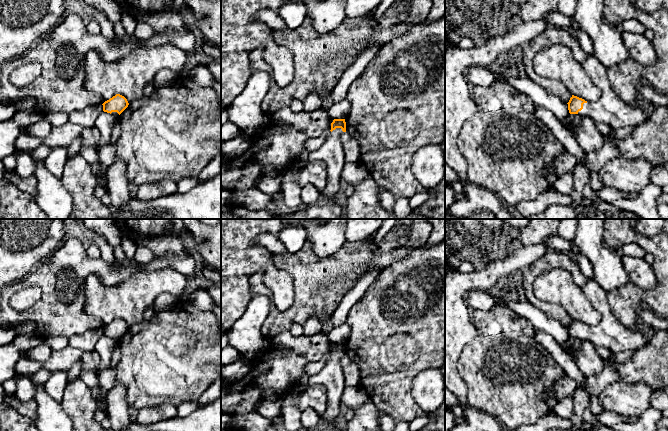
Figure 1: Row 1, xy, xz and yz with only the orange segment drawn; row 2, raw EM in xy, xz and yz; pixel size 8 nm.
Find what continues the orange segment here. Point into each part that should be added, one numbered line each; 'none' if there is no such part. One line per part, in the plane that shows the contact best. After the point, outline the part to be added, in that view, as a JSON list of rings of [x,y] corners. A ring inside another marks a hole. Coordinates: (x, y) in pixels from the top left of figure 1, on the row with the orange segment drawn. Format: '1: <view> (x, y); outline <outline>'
1: yz (608, 108); outline [[[573,17],[572,20],[574,21],[572,33],[576,36],[580,47],[587,55],[585,61],[581,64],[588,76],[602,90],[602,95],[595,102],[587,102],[583,104],[583,109],[578,112],[578,115],[591,117],[595,122],[606,123],[611,127],[611,129],[620,129],[623,127],[637,128],[638,126],[646,123],[649,117],[649,109],[646,106],[639,106],[637,108],[635,106],[630,106],[623,102],[613,92],[609,83],[607,68],[596,58],[590,36],[582,29]]]

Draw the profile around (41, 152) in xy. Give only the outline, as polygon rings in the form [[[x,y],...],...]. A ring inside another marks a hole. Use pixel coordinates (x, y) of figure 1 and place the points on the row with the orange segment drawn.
[[[40,145],[30,153],[35,160],[45,160],[49,156],[51,149],[46,145]]]

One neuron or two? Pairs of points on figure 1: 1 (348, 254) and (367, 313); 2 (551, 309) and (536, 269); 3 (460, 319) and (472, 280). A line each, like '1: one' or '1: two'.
1: two
2: one
3: one

